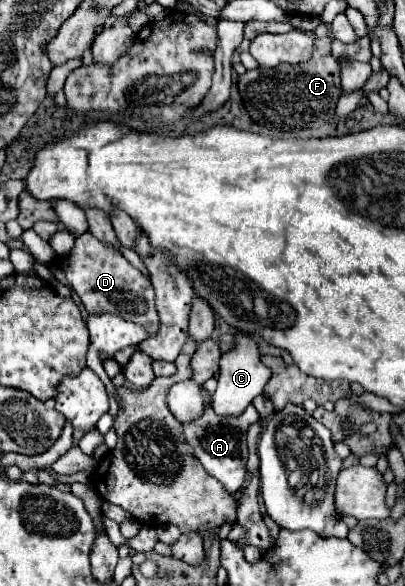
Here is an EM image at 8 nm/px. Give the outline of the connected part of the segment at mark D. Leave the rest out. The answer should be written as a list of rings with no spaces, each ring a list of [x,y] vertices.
[[[90,232],[76,238],[76,246],[66,262],[62,262],[70,288],[80,296],[88,314],[116,314],[124,320],[136,322],[150,330],[150,336],[158,332],[158,312],[154,308],[154,288],[150,280],[136,270],[118,250],[110,250],[104,242],[98,242]]]

